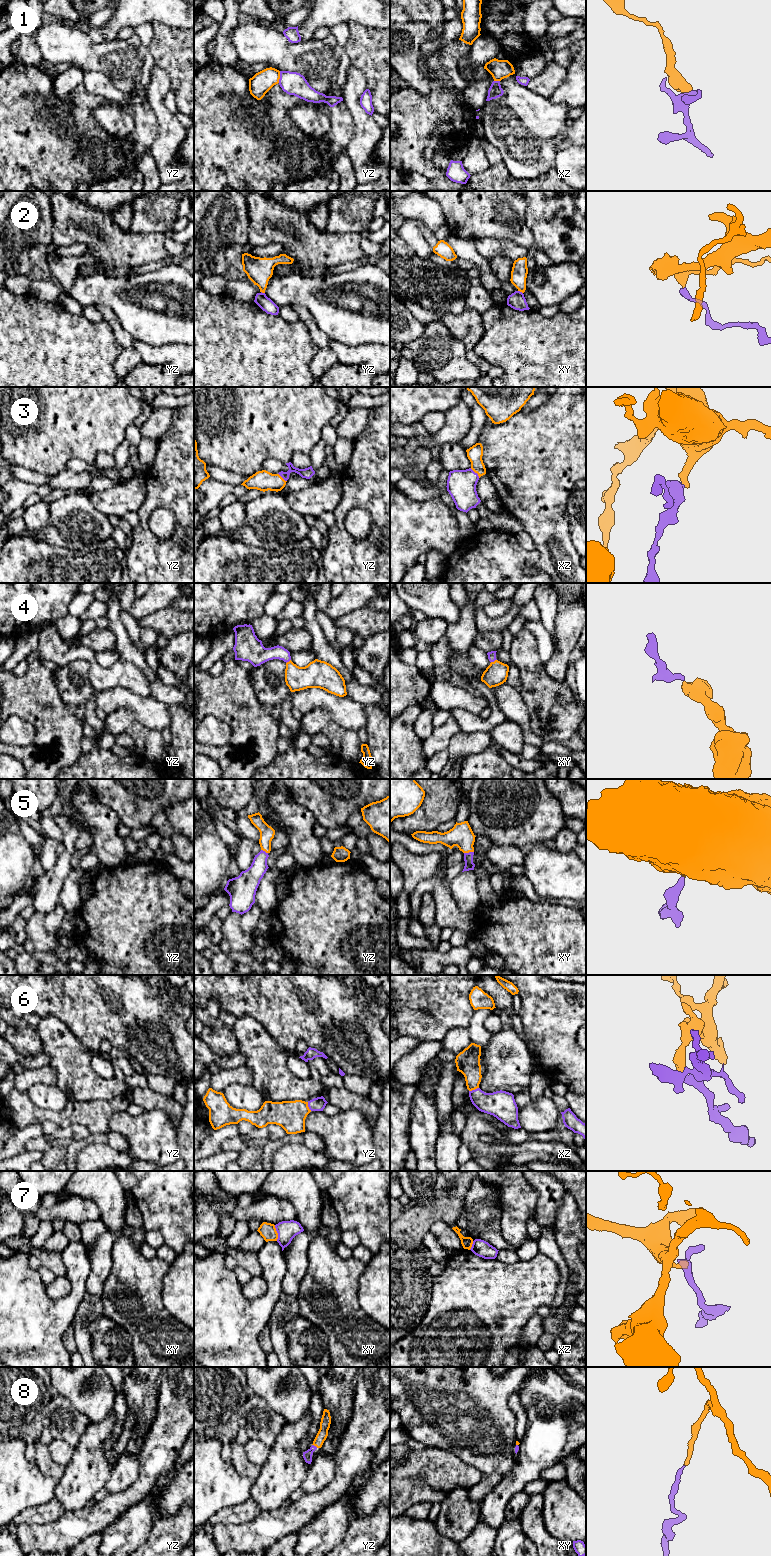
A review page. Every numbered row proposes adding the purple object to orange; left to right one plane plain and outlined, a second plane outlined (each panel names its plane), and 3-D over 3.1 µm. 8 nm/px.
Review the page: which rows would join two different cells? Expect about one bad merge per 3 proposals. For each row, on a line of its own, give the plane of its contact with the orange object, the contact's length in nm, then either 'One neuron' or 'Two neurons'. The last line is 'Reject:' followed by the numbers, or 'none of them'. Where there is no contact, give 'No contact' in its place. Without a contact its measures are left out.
1: Touches orange in yz. Shared border 100 nm. Two neurons
2: Touches orange in xy. Shared border 50 nm. Two neurons
3: Touches orange in xz. Shared border 110 nm. One neuron
4: Touches orange in xy. Shared border 50 nm. One neuron
5: Touches orange in xy. Shared border 80 nm. One neuron
6: Touches orange in xz. Shared border 90 nm. One neuron
7: Touches orange in xy. Shared border 130 nm. Two neurons
8: Touches orange in yz. Shared border 50 nm. One neuron
Reject: 1, 2, 7

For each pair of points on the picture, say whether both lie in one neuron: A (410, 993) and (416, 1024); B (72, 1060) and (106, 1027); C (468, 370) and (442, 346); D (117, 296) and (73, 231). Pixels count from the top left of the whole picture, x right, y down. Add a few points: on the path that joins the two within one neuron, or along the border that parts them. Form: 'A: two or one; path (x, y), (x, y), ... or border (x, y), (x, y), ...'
A: one; path (416, 1001), (416, 1016)
B: two; border (70, 1029), (89, 1050)
C: one; path (462, 366), (448, 352)
D: two; border (102, 274), (108, 277), (125, 278)

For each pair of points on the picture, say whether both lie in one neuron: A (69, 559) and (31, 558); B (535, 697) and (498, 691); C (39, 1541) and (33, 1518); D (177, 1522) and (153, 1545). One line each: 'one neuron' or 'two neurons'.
A: one neuron
B: two neurons
C: two neurons
D: one neuron

